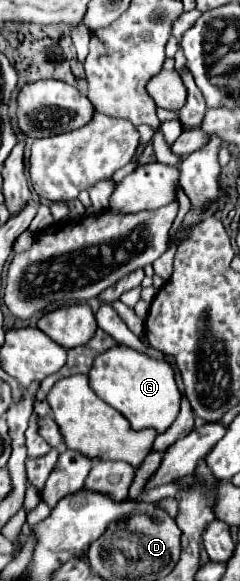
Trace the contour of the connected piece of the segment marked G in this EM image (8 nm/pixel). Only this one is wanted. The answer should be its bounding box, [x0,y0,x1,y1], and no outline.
[88,345,180,433]

